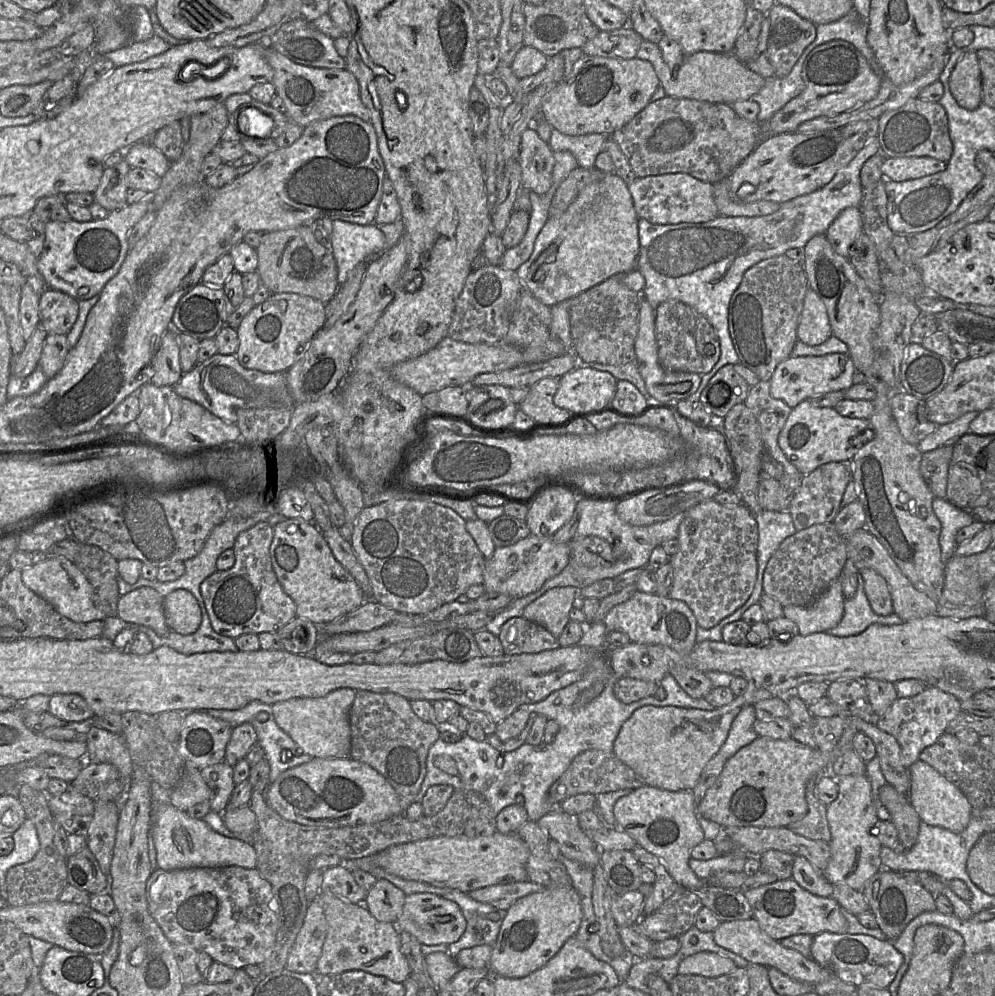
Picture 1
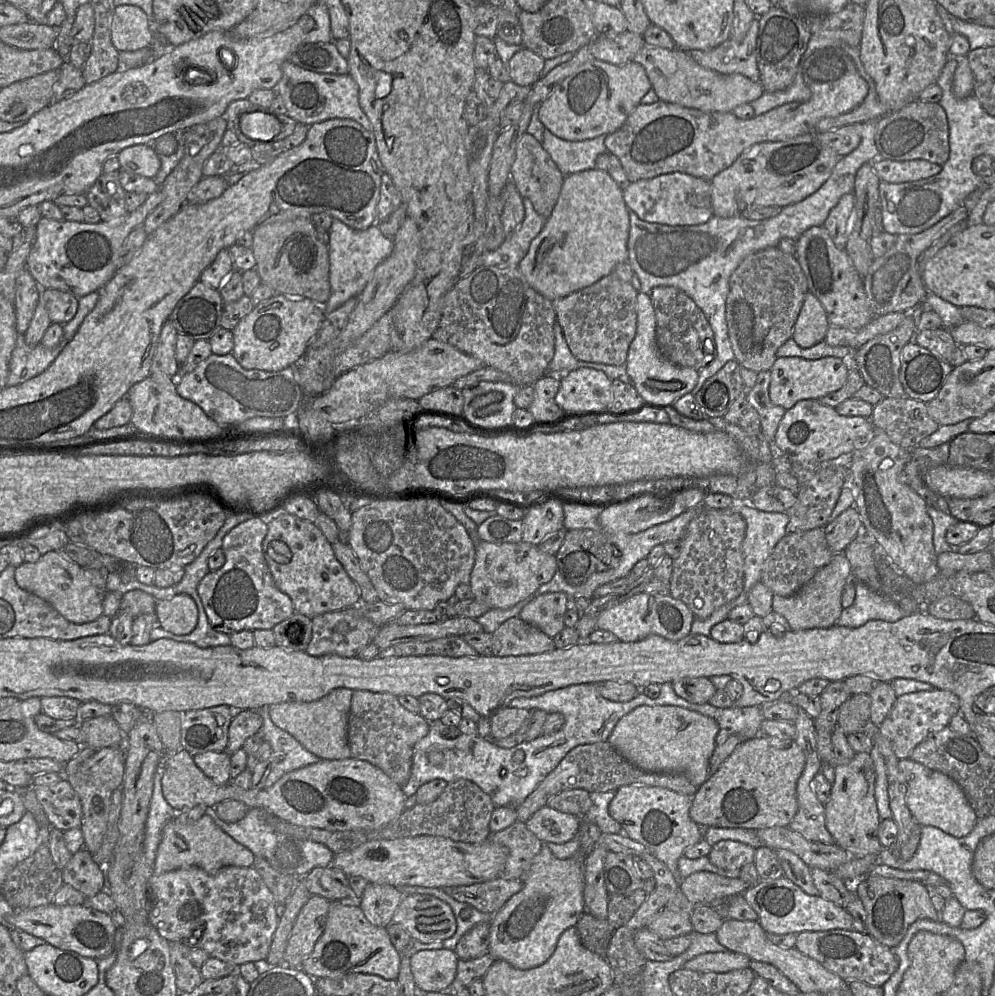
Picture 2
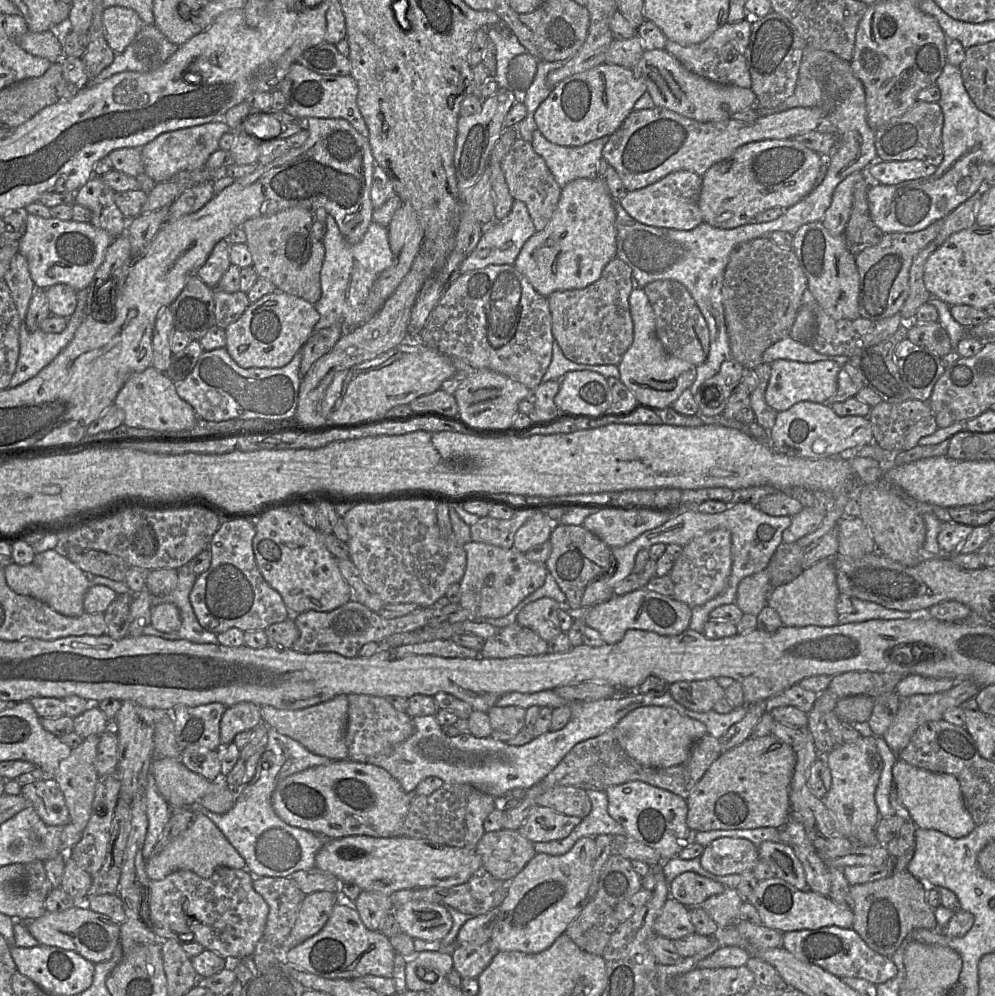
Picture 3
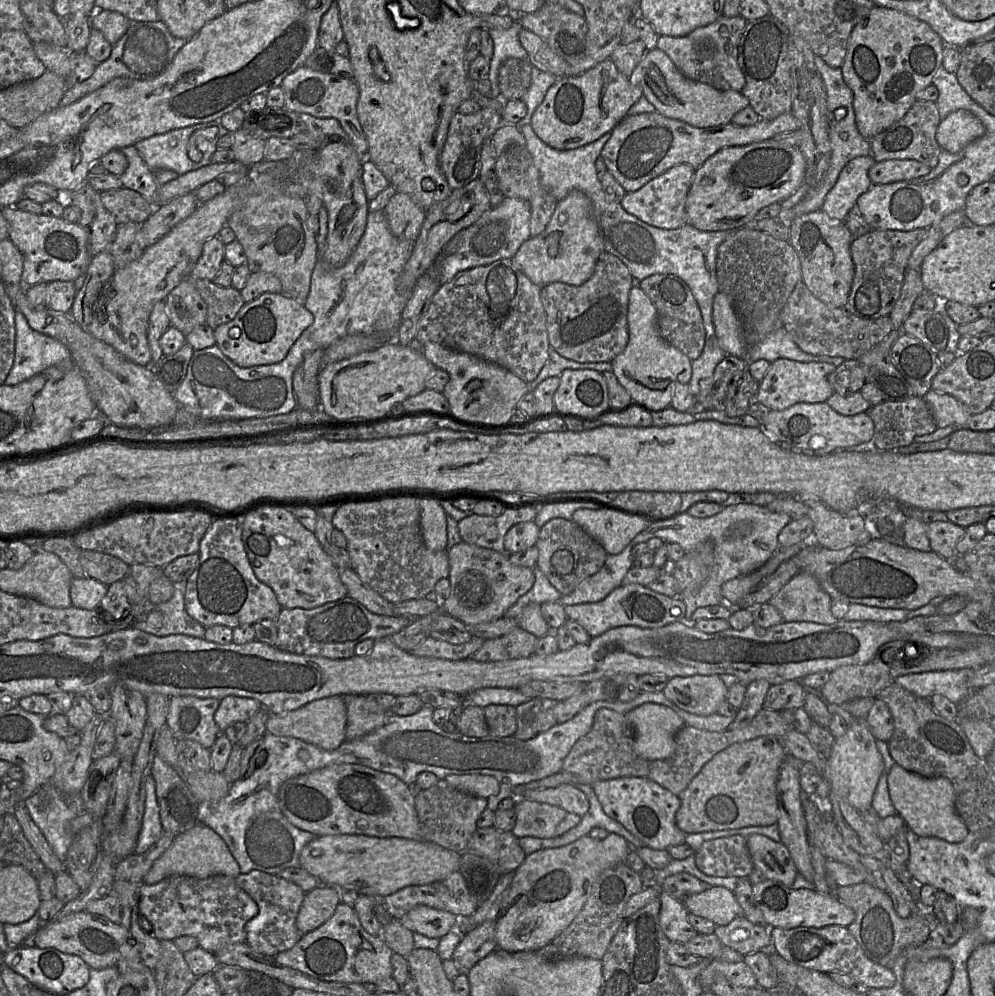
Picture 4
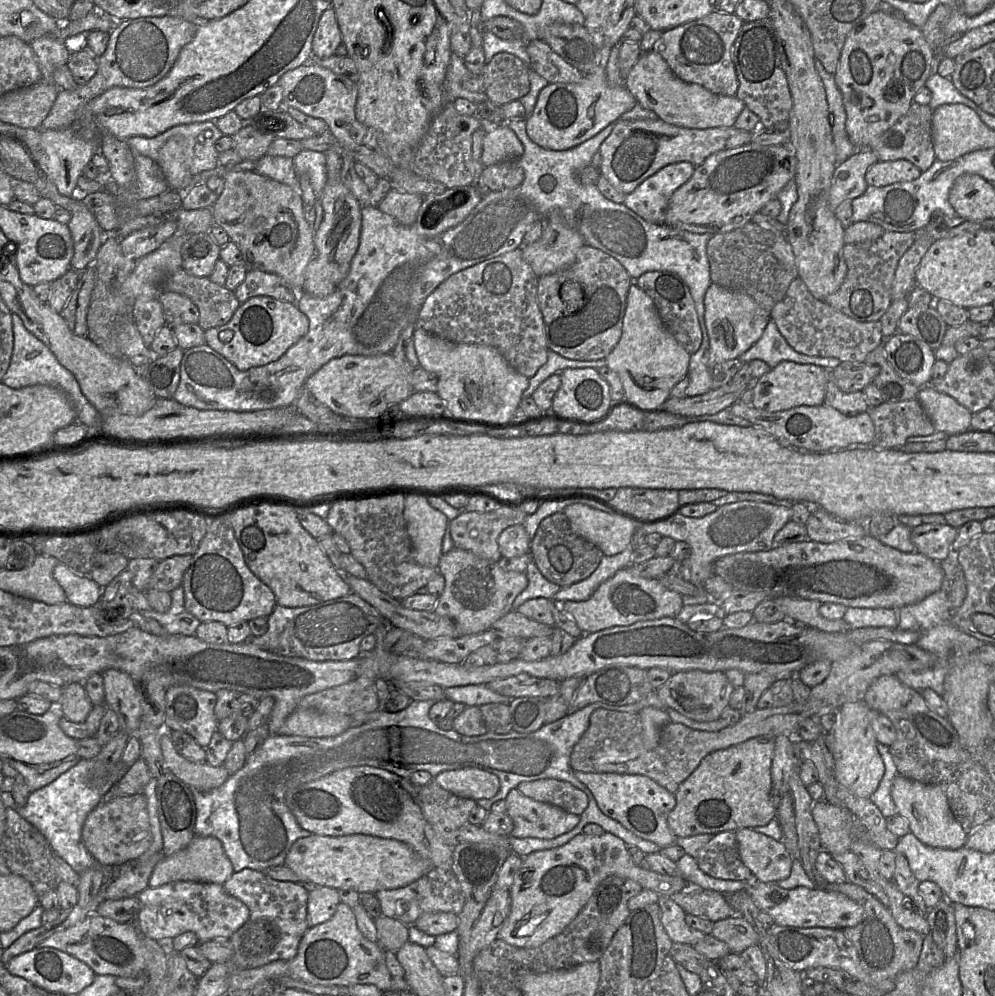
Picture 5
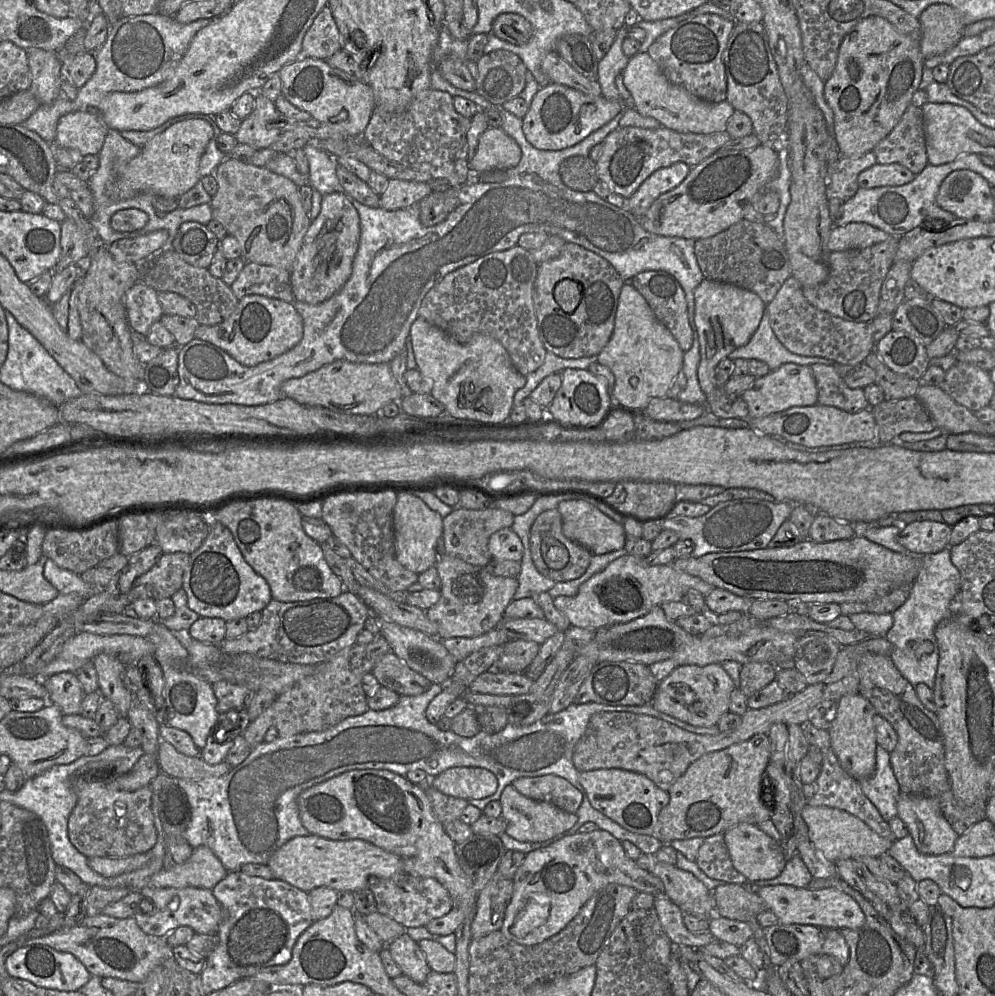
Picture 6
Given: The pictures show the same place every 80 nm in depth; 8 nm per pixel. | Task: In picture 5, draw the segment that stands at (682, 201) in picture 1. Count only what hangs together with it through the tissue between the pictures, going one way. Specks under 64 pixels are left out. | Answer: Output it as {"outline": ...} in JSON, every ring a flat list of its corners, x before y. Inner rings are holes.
{"outline":[[685,161,667,165,625,195,621,204,650,223,664,225,672,194,691,178,694,169]]}

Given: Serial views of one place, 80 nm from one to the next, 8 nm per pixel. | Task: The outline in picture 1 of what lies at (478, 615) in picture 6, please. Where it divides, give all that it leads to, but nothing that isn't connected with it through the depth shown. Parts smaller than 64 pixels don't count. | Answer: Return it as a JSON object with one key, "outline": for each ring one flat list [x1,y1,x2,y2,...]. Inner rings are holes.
{"outline":[[529,535,506,547,496,547,490,559,485,560,483,586,485,592,499,592,517,599,538,591,550,578,558,575,570,562,569,543,555,543,551,537]]}

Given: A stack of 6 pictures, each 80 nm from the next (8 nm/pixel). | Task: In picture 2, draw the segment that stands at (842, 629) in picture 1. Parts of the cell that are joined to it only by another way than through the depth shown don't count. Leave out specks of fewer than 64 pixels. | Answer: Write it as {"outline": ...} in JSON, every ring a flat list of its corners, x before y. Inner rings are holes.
{"outline":[[856,581,855,600,850,607,843,609,835,625,857,628,870,620,896,622,909,614,864,582]]}

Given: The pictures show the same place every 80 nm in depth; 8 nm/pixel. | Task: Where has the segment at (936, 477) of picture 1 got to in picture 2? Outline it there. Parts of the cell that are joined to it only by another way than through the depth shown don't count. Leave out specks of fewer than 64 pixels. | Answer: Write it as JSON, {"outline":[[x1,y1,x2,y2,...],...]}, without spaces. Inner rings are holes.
{"outline":[[950,441,932,448,917,446,910,450,910,460,904,469,908,484,926,501,927,506,947,514,950,514,950,509,946,498,930,490,923,477,929,469,947,464,949,451]]}

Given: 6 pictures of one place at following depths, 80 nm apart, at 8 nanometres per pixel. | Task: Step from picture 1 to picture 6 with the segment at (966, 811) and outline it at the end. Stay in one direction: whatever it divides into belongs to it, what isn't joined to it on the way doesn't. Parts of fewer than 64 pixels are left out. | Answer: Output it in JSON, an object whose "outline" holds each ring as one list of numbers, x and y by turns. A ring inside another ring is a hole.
{"outline":[[900,793,897,807,919,852,951,853,959,835,944,817,937,798]]}

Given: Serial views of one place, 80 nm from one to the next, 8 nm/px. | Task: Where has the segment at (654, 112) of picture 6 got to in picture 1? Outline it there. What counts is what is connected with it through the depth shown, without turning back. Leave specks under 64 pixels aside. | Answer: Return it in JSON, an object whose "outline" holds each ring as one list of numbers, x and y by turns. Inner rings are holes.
{"outline":[[643,39,636,58,649,61,653,65,660,86,669,97,731,105,736,101,751,99,765,84,765,78,748,69,734,53,701,51,684,55,678,70,673,70,663,60,658,45]]}

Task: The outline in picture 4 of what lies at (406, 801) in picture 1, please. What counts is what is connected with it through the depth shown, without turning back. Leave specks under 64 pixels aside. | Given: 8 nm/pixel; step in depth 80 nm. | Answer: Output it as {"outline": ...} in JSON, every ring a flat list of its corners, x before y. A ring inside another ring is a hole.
{"outline":[[342,695,347,708,346,740,363,737,387,722,389,710,383,709,375,695]]}

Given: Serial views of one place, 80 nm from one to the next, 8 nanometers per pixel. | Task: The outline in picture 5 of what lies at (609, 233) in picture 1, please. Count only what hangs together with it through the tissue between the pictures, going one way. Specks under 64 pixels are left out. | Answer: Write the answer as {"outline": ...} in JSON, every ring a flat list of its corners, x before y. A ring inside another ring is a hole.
{"outline":[[548,222,542,237,529,245,523,245,523,259,532,267,534,273,540,277,555,273,571,266,576,259,578,250,586,245,579,232,567,227,563,222]]}

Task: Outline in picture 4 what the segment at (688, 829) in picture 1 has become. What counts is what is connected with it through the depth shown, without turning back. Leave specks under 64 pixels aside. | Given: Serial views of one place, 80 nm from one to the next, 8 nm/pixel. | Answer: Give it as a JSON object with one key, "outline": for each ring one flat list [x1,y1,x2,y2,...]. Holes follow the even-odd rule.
{"outline":[[623,777,604,780,591,786,607,816,622,824,641,840,645,847,667,850,685,844,687,834,676,824,675,816,681,806,678,796,647,778]]}

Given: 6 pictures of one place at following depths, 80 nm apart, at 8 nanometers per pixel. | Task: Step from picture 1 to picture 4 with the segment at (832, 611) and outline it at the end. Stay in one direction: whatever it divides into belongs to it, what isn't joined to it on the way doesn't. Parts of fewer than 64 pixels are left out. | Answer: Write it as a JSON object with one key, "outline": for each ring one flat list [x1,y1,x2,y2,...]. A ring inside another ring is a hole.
{"outline":[[807,572,793,576,768,601,786,622,814,622,831,625,837,620,831,612,832,598,817,579]]}

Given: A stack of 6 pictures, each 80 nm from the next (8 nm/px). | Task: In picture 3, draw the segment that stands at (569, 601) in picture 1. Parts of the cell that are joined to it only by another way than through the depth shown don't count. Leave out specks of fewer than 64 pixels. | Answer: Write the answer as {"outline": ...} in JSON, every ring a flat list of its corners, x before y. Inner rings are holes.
{"outline":[[544,597,527,604,518,614,519,625,537,633,549,642,562,632,558,619,561,604,556,600]]}

